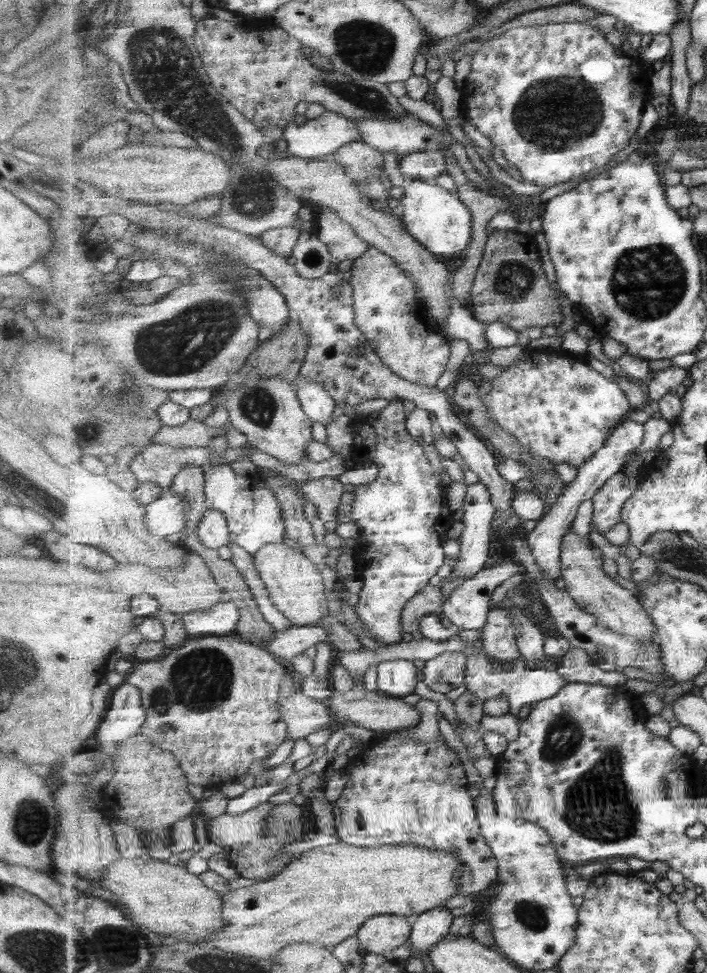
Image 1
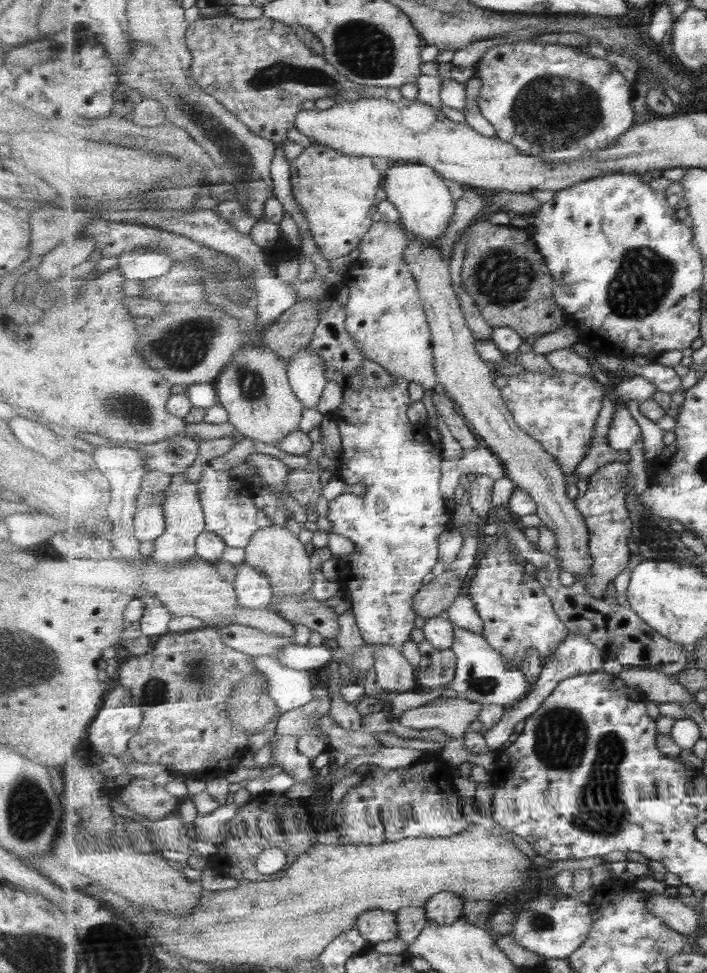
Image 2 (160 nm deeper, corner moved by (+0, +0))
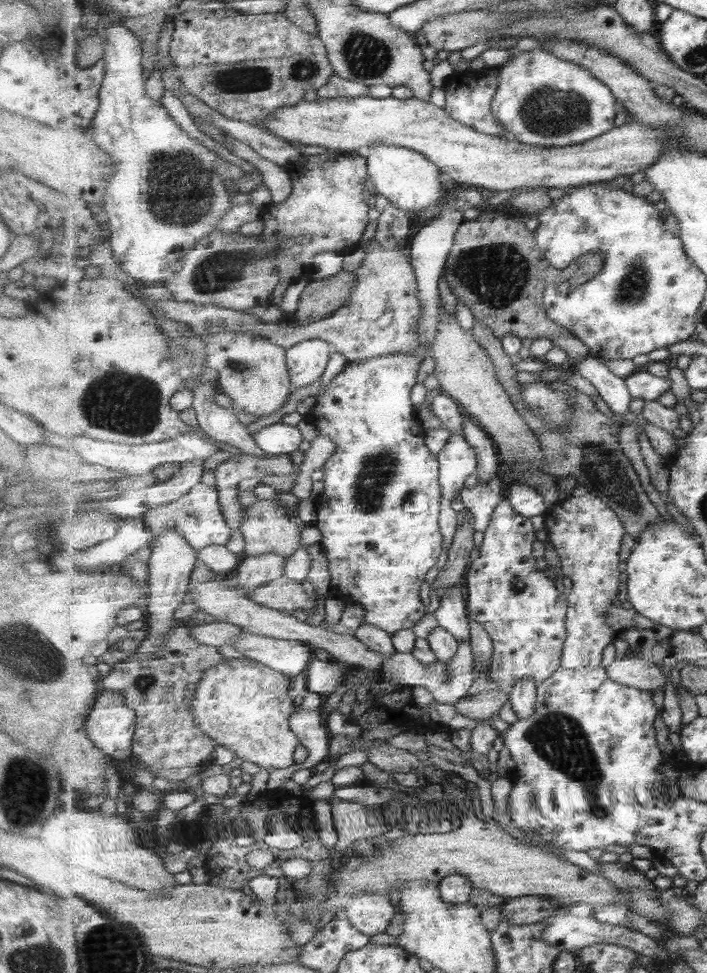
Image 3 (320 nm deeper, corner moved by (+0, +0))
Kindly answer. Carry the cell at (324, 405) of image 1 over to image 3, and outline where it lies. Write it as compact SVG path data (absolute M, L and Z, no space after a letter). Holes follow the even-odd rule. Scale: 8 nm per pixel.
M313 339L300 342L288 349L288 367L296 387L309 386L321 378L331 354L337 349L326 340Z

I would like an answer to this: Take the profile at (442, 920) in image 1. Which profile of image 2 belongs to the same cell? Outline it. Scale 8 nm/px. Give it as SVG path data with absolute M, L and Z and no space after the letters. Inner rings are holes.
M439 892L428 900L426 920L431 924L450 924L462 918L464 898L454 892Z

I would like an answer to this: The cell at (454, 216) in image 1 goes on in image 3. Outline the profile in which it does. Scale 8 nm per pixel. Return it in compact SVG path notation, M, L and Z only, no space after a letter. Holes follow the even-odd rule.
M373 143L364 151L371 189L383 195L411 215L431 204L439 204L446 195L445 178L440 168L422 152L389 143Z

